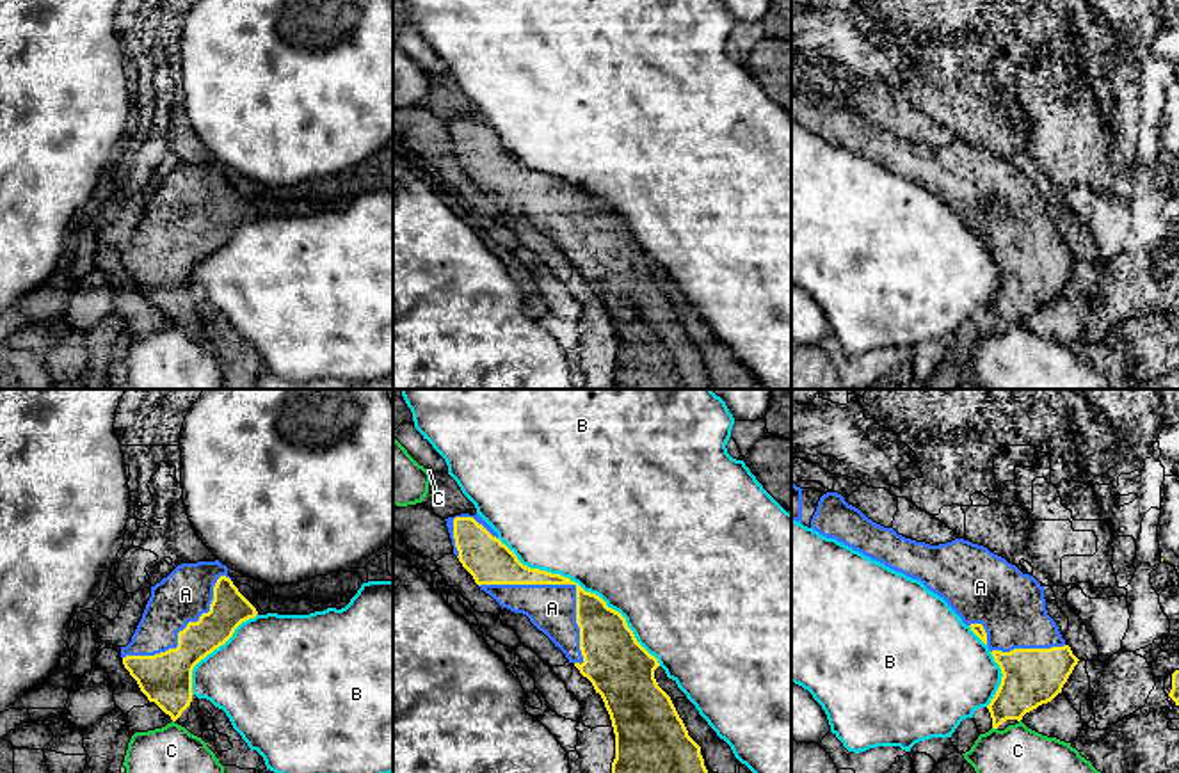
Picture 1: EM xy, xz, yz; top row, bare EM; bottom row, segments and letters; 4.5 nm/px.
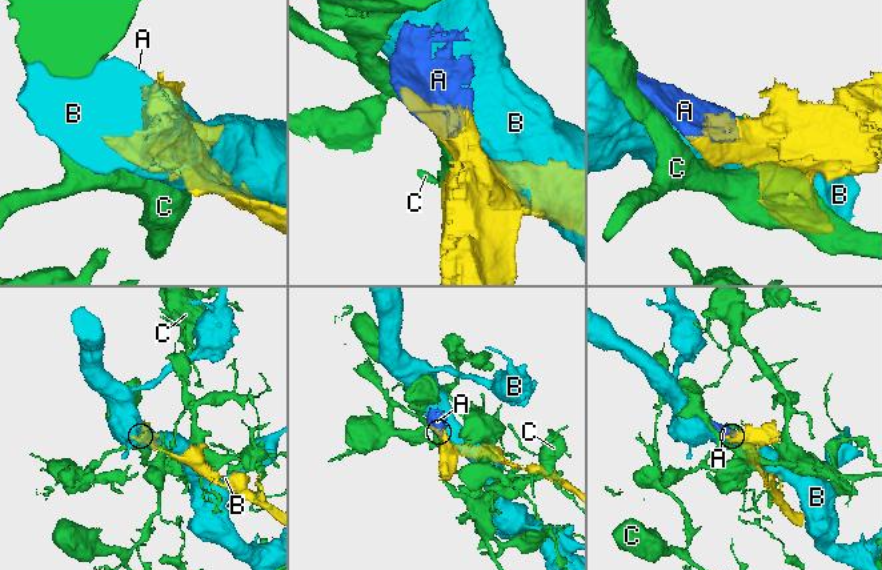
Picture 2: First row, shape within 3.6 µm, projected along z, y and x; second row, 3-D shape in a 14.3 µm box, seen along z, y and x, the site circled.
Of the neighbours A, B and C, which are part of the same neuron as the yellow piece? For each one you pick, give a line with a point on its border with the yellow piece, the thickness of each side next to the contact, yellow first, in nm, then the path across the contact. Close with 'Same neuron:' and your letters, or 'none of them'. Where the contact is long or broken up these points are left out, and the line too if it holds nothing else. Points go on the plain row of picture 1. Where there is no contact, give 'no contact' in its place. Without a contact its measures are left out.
A: xz (564, 185) | 190/220 nm
Same neuron: A

